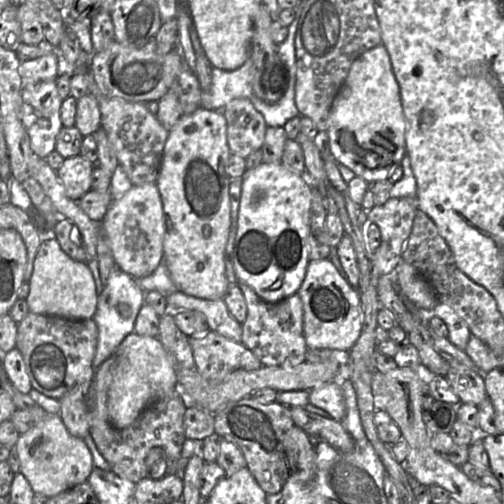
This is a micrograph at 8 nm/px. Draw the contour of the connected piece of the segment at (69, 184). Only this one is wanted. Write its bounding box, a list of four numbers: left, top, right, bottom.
[56,154,94,201]

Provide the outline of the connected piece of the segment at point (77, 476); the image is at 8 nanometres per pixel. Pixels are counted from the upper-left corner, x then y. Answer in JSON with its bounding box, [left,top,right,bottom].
[14,413,94,498]

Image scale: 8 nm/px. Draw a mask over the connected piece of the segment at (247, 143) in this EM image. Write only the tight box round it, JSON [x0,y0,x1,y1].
[222,99,268,159]

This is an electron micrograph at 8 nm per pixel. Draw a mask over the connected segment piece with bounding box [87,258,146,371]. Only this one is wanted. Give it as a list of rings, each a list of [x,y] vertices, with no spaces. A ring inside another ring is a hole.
[[[97,258],[87,261],[87,265],[93,275],[98,296],[96,312],[92,317],[98,328],[98,343],[93,359],[93,369],[96,371],[104,360],[111,356],[122,340],[134,331],[136,318],[144,304],[146,292],[139,286],[135,278],[117,268],[111,272],[107,284],[103,287]],[[120,303],[130,305],[131,314],[128,318],[124,318],[120,315],[118,311],[118,305]]]

